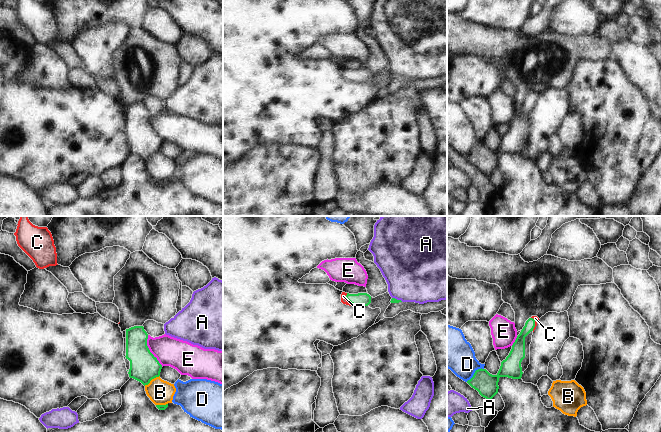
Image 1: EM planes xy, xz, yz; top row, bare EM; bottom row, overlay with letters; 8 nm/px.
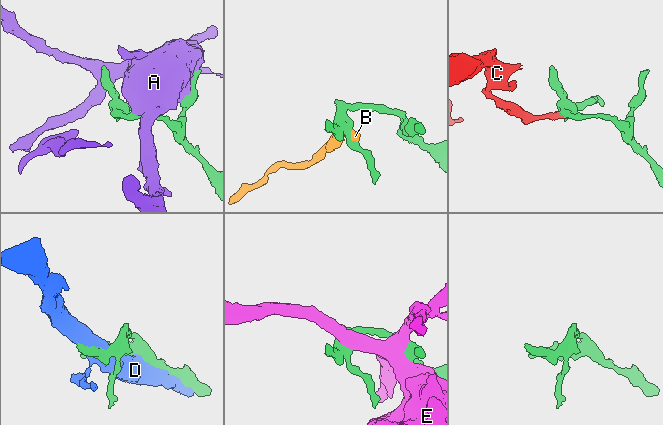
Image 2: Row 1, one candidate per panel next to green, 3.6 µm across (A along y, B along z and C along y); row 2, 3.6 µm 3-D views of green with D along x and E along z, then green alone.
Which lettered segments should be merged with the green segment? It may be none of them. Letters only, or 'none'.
C

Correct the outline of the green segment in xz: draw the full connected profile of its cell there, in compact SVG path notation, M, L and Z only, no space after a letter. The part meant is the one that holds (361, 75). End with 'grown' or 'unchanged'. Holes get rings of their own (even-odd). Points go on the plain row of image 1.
M342 68L341 78L349 82L368 82L371 79L371 72L367 69L349 70Z | grown

